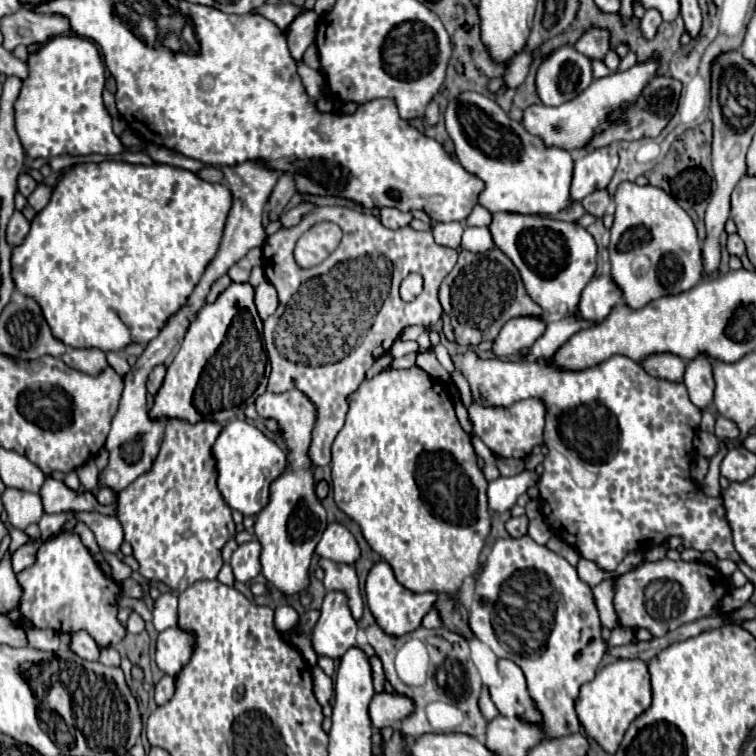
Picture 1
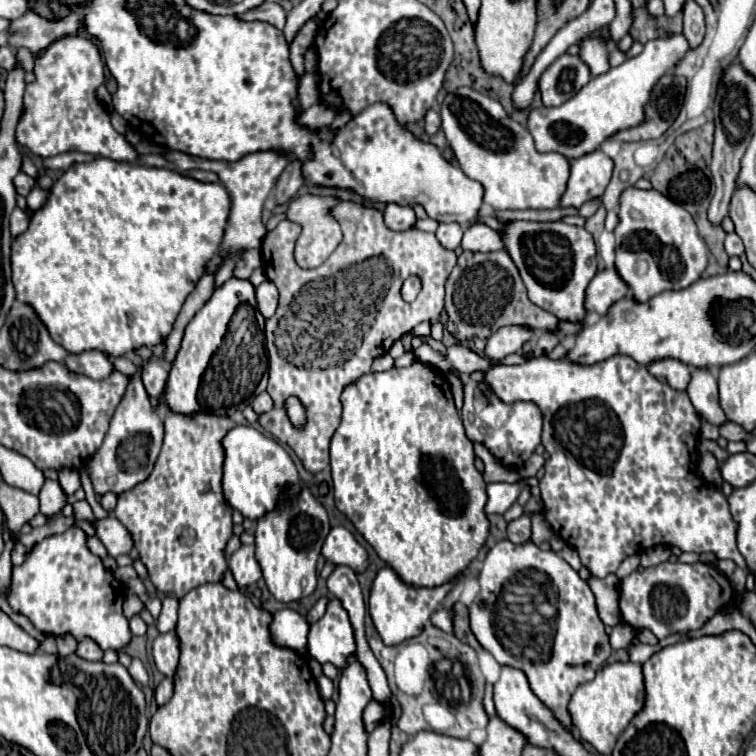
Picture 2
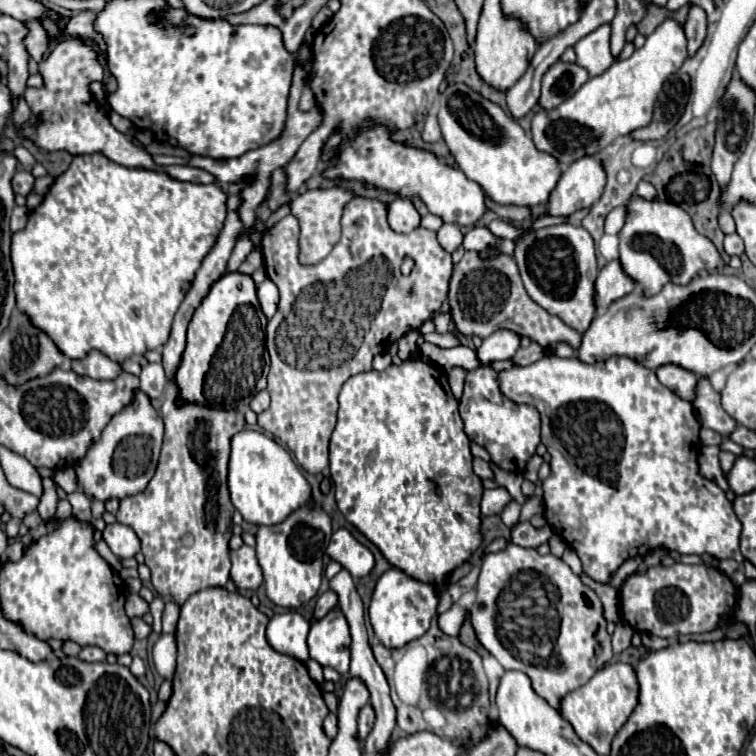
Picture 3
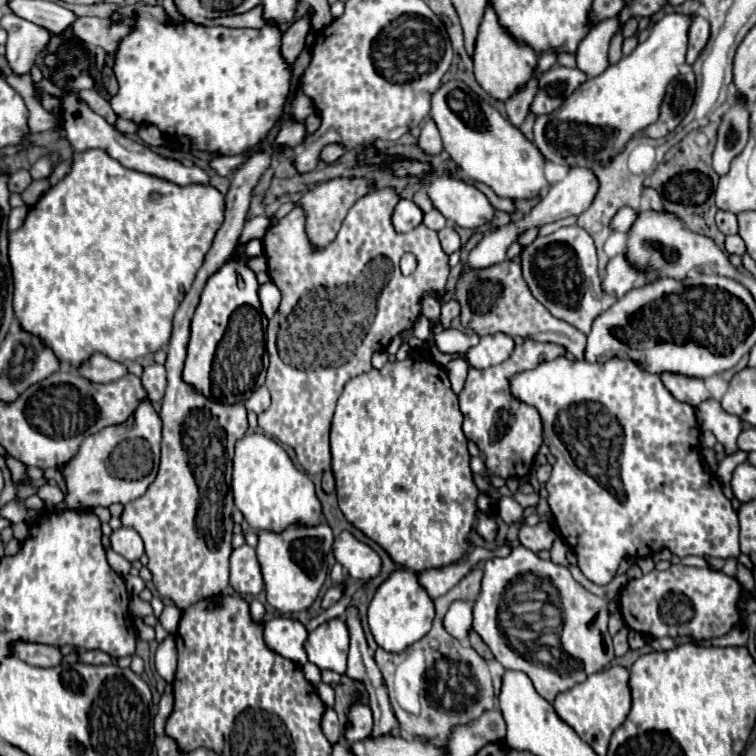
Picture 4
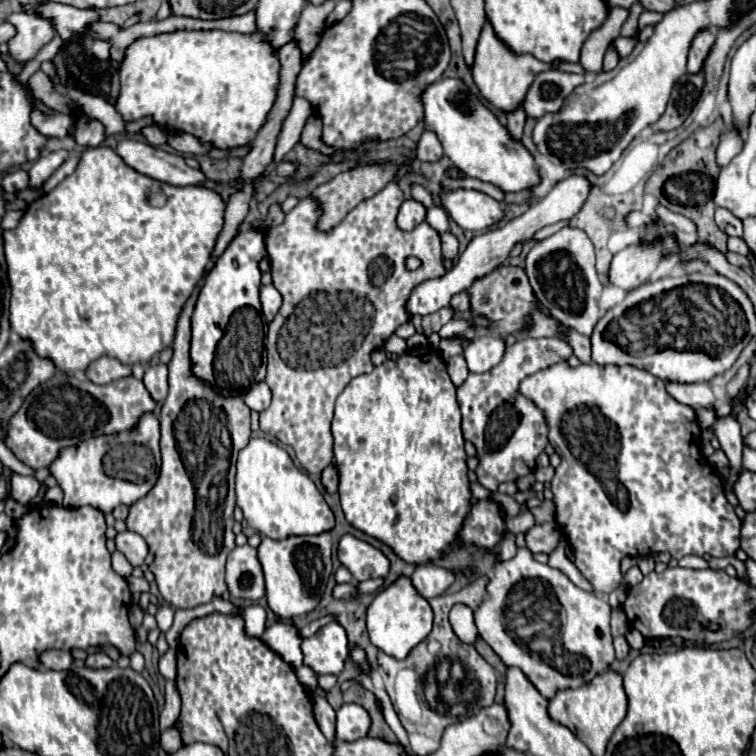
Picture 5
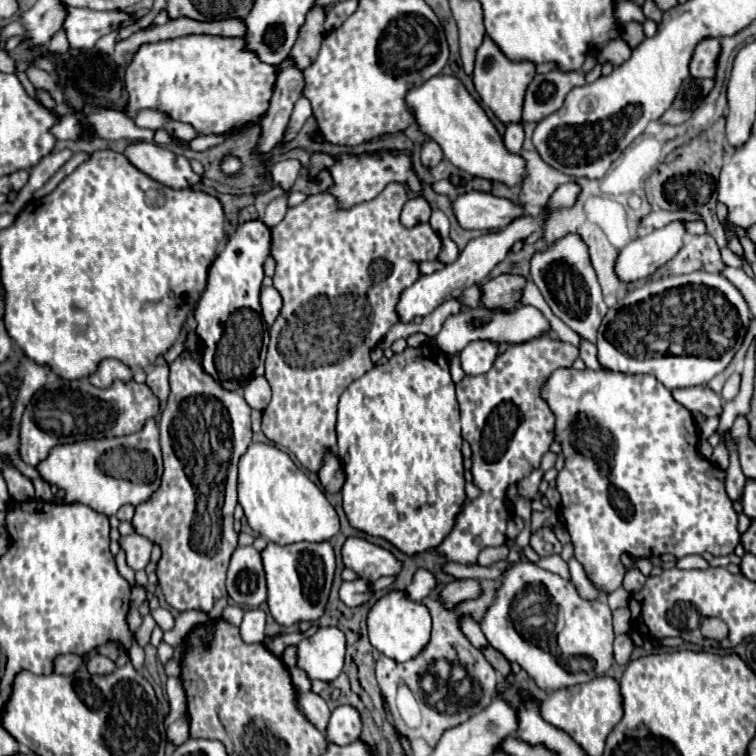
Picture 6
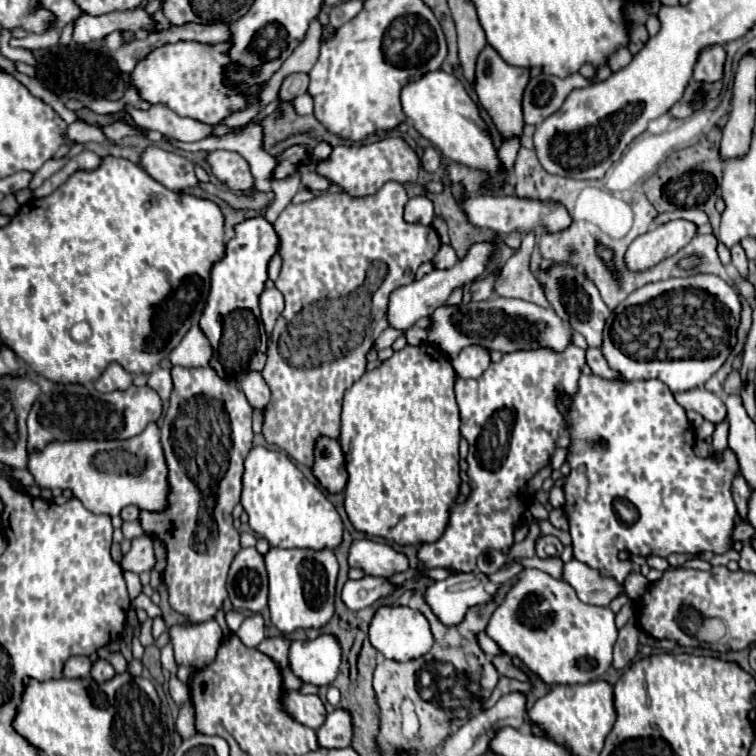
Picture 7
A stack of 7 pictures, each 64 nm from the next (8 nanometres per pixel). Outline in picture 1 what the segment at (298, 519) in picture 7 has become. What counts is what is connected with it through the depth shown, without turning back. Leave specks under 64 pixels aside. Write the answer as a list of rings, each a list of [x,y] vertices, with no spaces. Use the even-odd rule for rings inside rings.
[[[230,420],[222,426],[212,446],[212,458],[216,460],[216,484],[224,502],[244,516],[256,516],[268,504],[268,486],[286,466],[284,450],[246,420]]]

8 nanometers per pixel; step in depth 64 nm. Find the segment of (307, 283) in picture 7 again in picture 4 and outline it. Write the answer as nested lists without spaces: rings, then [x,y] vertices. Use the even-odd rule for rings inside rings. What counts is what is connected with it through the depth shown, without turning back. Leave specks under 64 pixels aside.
[[[388,188],[362,196],[348,210],[338,238],[326,248],[326,252],[310,252],[310,242],[304,236],[302,208],[294,208],[280,222],[272,224],[262,238],[268,274],[282,292],[278,314],[286,318],[286,324],[276,324],[276,318],[272,318],[266,328],[266,352],[270,356],[266,388],[272,394],[272,404],[258,414],[258,426],[268,432],[268,436],[294,448],[298,462],[308,474],[320,474],[330,468],[330,424],[344,384],[350,378],[372,370],[372,354],[386,350],[394,336],[416,324],[422,314],[420,296],[424,296],[424,292],[440,292],[440,288],[446,288],[450,276],[448,254],[442,250],[434,230],[426,226],[418,226],[408,234],[398,234],[394,230],[391,216],[399,199]],[[404,252],[412,252],[418,260],[418,268],[410,276],[402,276],[398,266]]]

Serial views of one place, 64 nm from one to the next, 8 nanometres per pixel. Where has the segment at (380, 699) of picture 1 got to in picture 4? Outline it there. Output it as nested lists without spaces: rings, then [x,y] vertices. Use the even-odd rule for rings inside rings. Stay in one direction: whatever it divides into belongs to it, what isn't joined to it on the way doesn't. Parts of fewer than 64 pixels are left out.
[[[356,704],[356,708],[348,710],[348,720],[350,720],[352,728],[346,730],[344,736],[350,744],[366,740],[370,736],[370,732],[372,732],[372,710],[370,710],[370,706]]]

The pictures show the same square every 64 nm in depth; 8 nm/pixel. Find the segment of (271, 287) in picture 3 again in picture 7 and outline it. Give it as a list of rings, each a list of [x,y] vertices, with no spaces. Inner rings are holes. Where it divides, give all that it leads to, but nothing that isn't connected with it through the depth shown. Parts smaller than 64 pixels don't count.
[[[266,288],[260,296],[260,310],[262,310],[262,322],[266,332],[270,334],[274,328],[276,318],[282,314],[284,310],[284,298],[276,288]]]

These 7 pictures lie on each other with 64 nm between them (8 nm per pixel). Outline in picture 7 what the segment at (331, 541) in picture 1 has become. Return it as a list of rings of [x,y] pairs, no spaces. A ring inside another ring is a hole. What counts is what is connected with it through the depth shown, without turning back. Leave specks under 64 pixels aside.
[[[354,540],[348,552],[348,564],[376,578],[390,578],[392,574],[408,570],[408,558],[404,554],[372,540]]]

